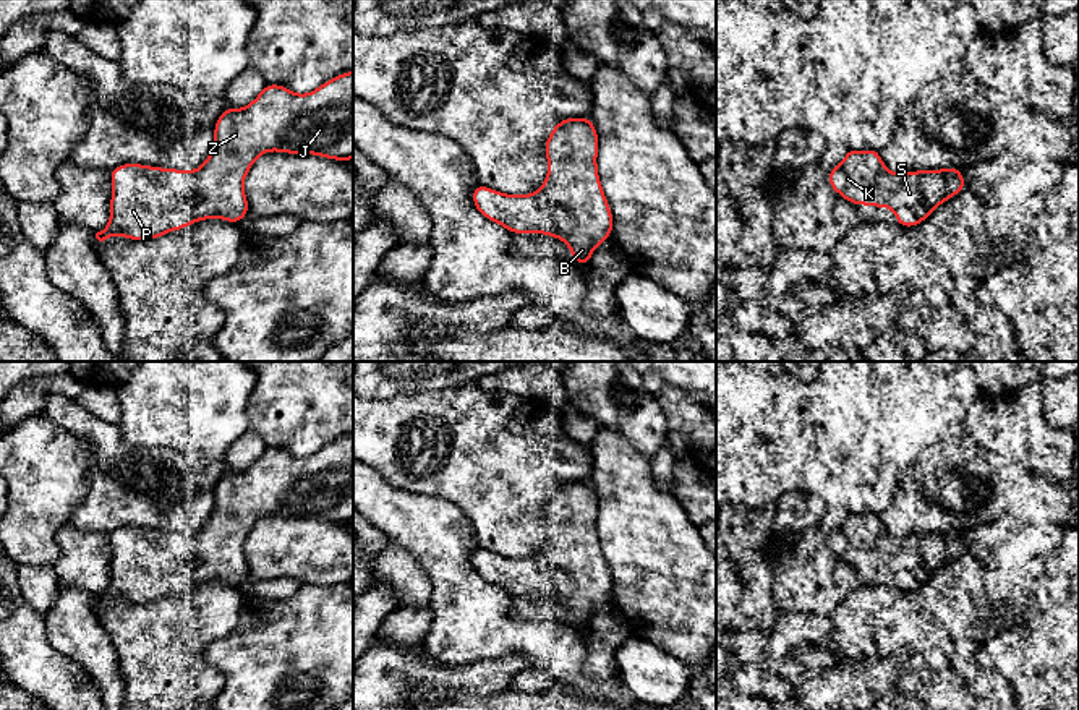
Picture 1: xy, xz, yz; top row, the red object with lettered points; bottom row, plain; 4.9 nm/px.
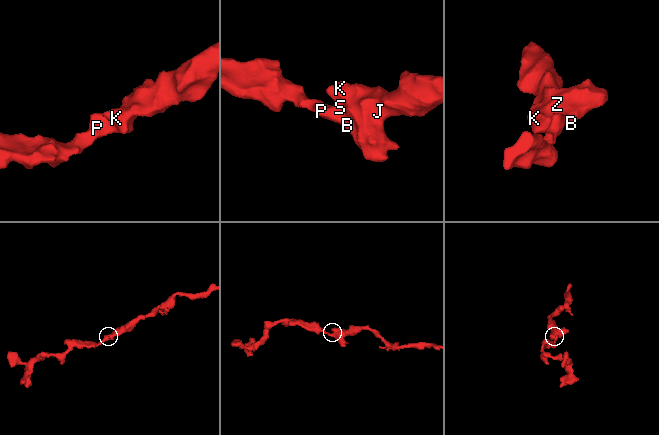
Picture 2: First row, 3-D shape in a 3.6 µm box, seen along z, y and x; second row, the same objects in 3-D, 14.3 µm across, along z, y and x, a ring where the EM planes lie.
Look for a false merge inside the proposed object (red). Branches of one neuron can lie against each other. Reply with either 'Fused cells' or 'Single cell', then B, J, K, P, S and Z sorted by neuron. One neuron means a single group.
Single cell. Groups: B J K P S Z

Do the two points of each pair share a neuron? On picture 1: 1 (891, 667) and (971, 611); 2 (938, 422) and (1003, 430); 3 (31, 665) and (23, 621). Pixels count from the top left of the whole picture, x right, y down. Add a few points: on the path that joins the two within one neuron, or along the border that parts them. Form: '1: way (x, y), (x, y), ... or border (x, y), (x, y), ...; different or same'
1: way (911, 647), (946, 611), (951, 611); same
2: border (979, 396), (959, 425); different
3: way (28, 654), (28, 637), (23, 633); same

